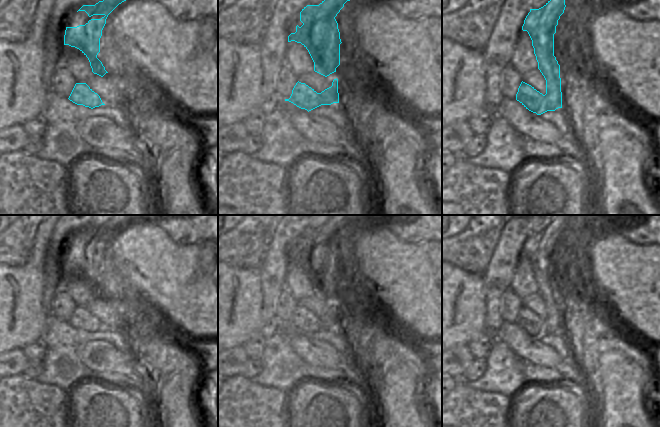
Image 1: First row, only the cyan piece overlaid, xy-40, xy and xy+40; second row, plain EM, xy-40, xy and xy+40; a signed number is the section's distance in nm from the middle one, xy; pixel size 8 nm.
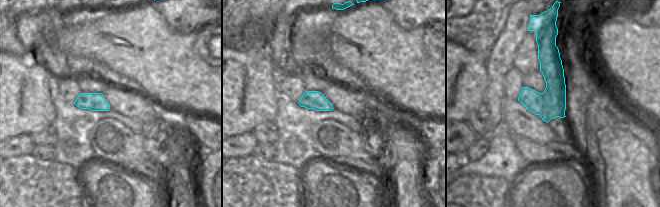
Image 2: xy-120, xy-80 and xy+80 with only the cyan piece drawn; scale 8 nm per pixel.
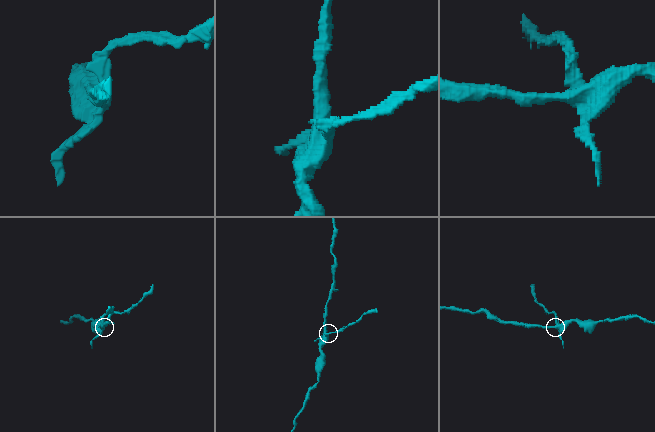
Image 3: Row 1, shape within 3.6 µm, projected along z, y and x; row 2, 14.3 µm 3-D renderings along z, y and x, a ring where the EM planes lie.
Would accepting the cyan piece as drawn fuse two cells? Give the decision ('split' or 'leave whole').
split

